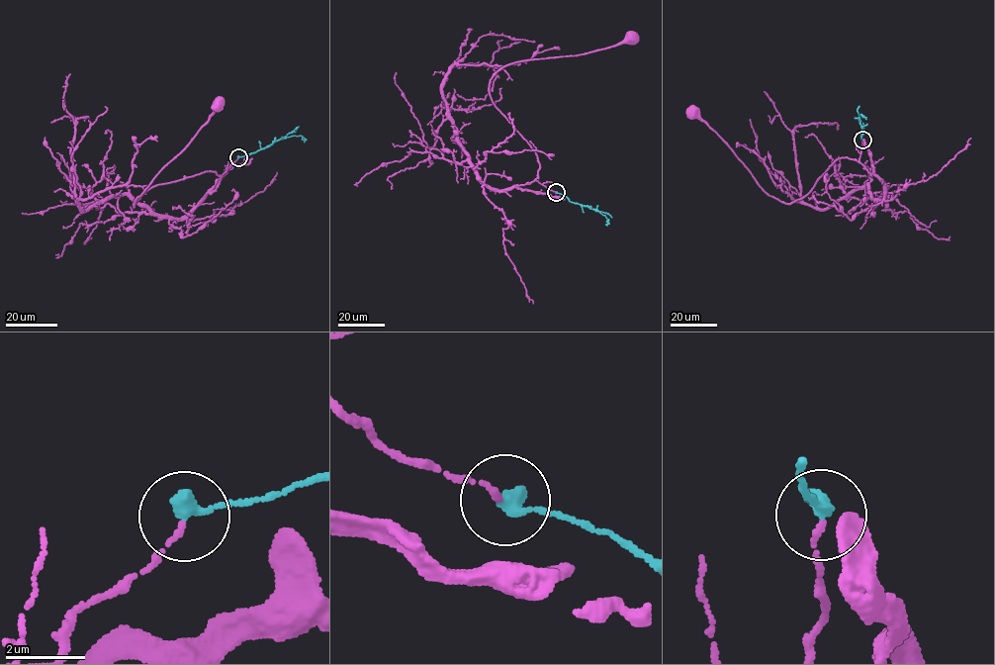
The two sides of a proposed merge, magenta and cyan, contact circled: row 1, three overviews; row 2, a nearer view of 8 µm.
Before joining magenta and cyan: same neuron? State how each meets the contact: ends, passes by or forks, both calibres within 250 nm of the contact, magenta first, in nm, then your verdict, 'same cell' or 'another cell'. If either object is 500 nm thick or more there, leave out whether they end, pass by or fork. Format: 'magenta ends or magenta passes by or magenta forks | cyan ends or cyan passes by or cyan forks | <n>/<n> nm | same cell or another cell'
magenta ends | cyan ends | 100/400 nm | same cell

